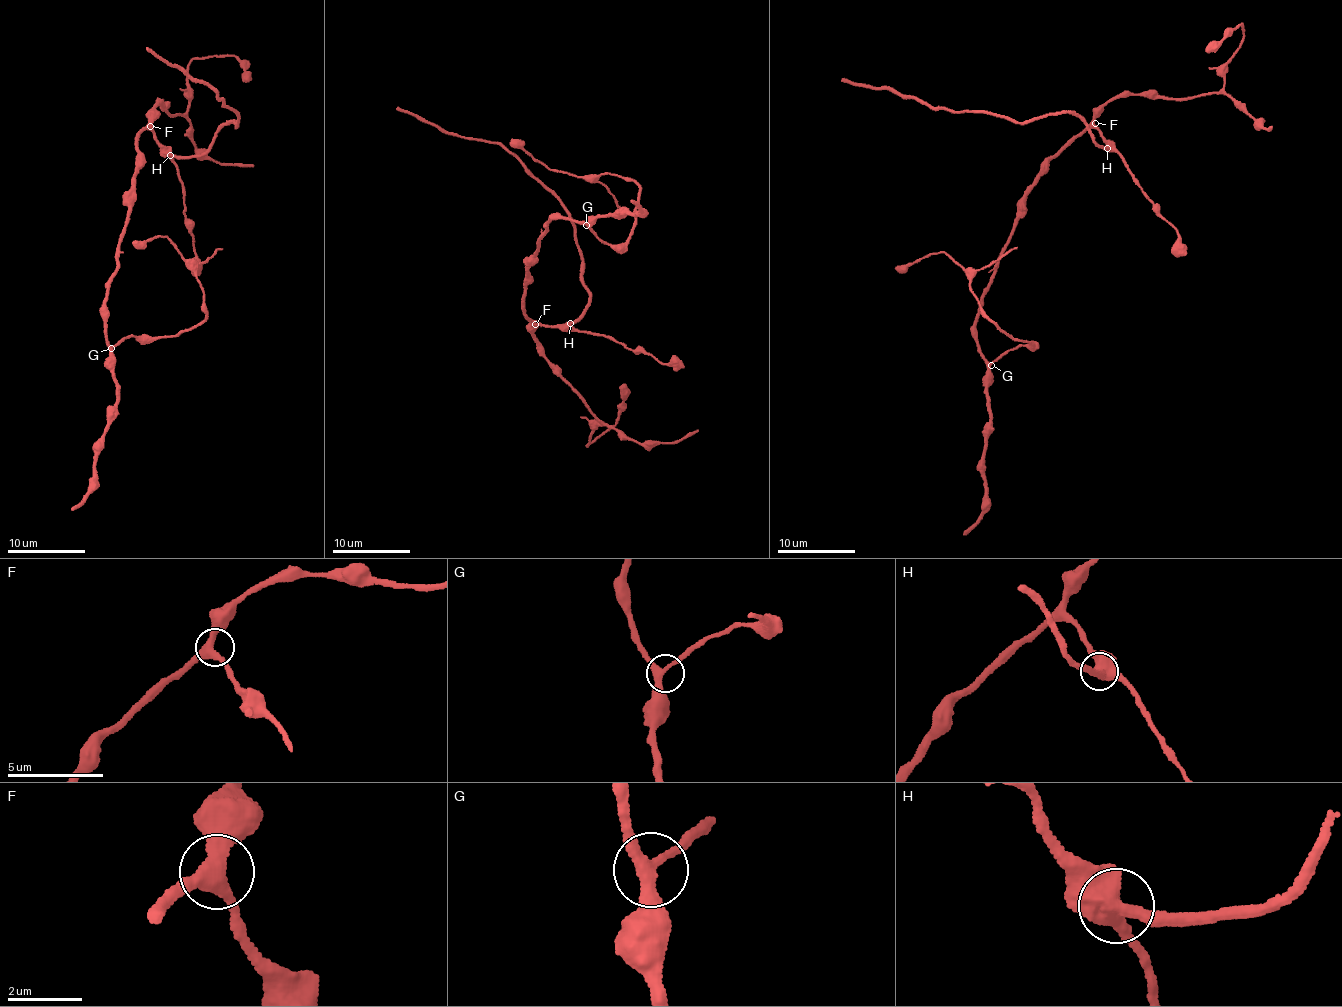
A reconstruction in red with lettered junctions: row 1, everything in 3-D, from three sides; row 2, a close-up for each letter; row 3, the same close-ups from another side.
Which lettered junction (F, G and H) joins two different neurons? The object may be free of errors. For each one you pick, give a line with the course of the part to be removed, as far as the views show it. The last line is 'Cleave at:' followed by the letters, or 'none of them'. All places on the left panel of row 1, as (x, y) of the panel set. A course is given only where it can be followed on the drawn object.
H: course (170, 154), (201, 155), (219, 130), (239, 122), (215, 90), (192, 82), (147, 48)
Cleave at: H

